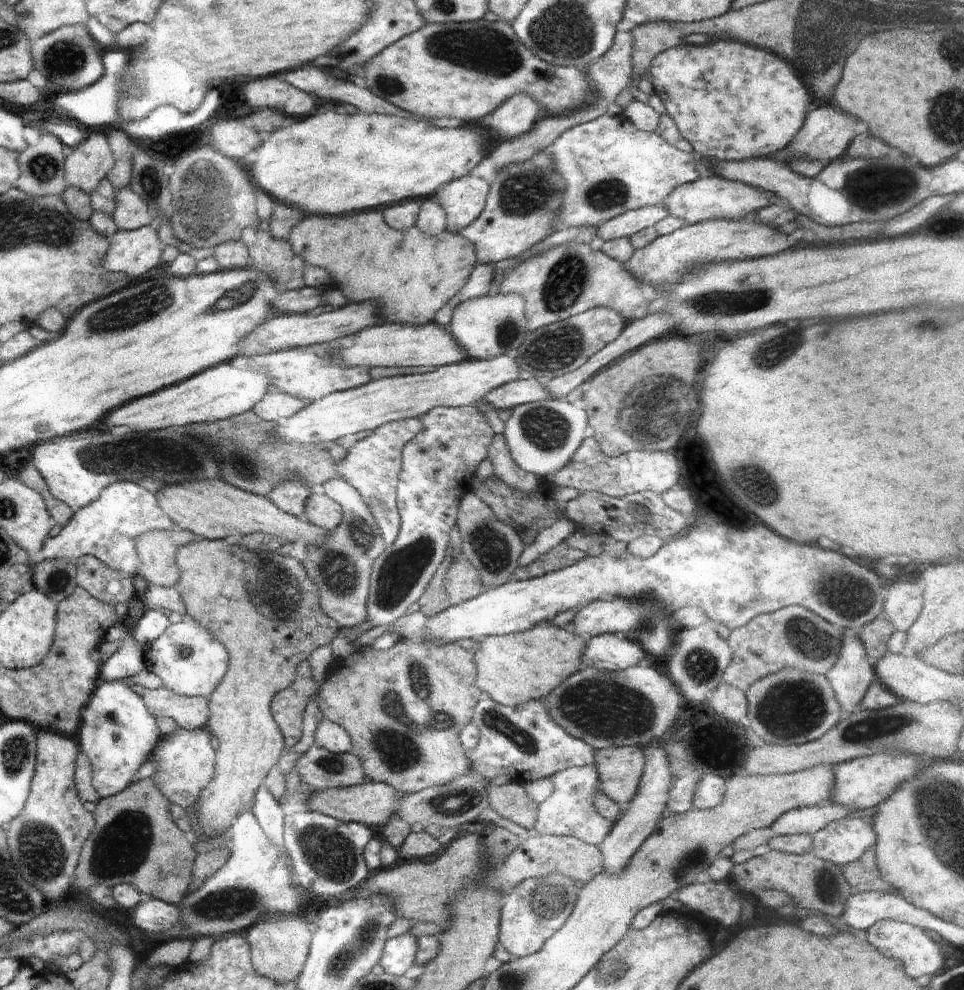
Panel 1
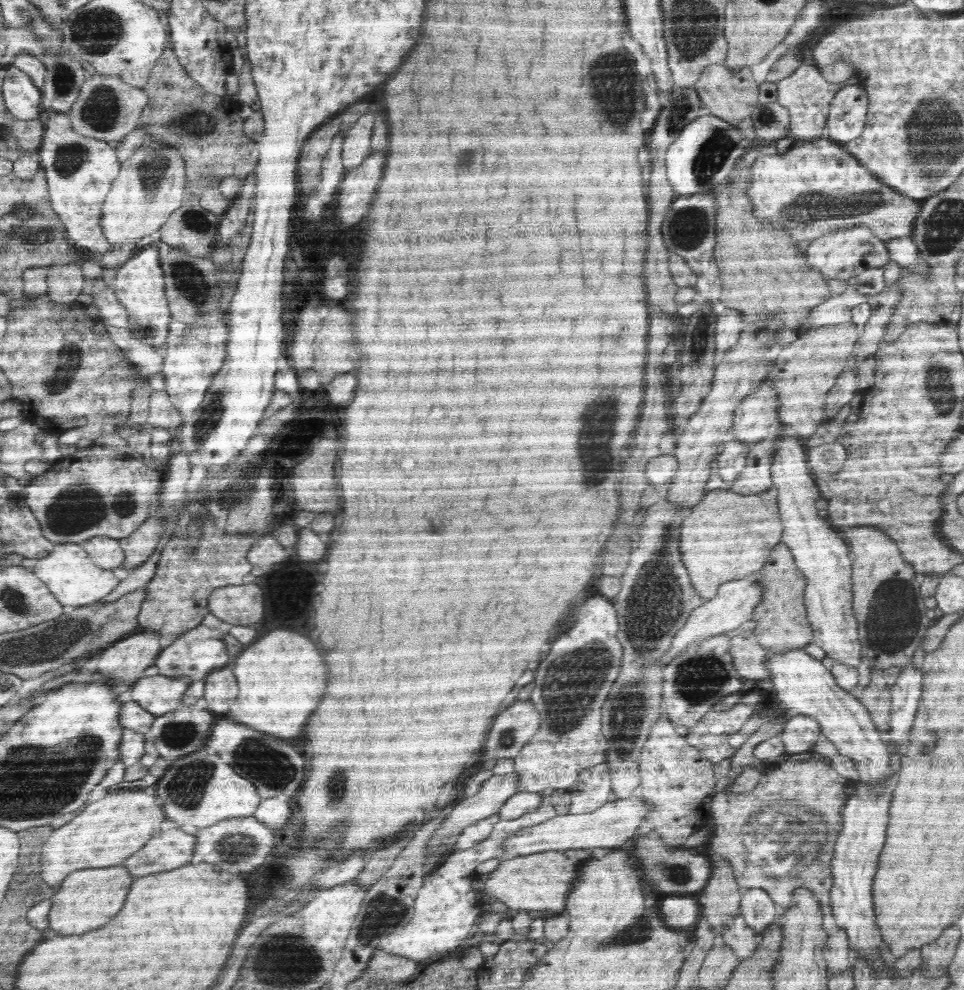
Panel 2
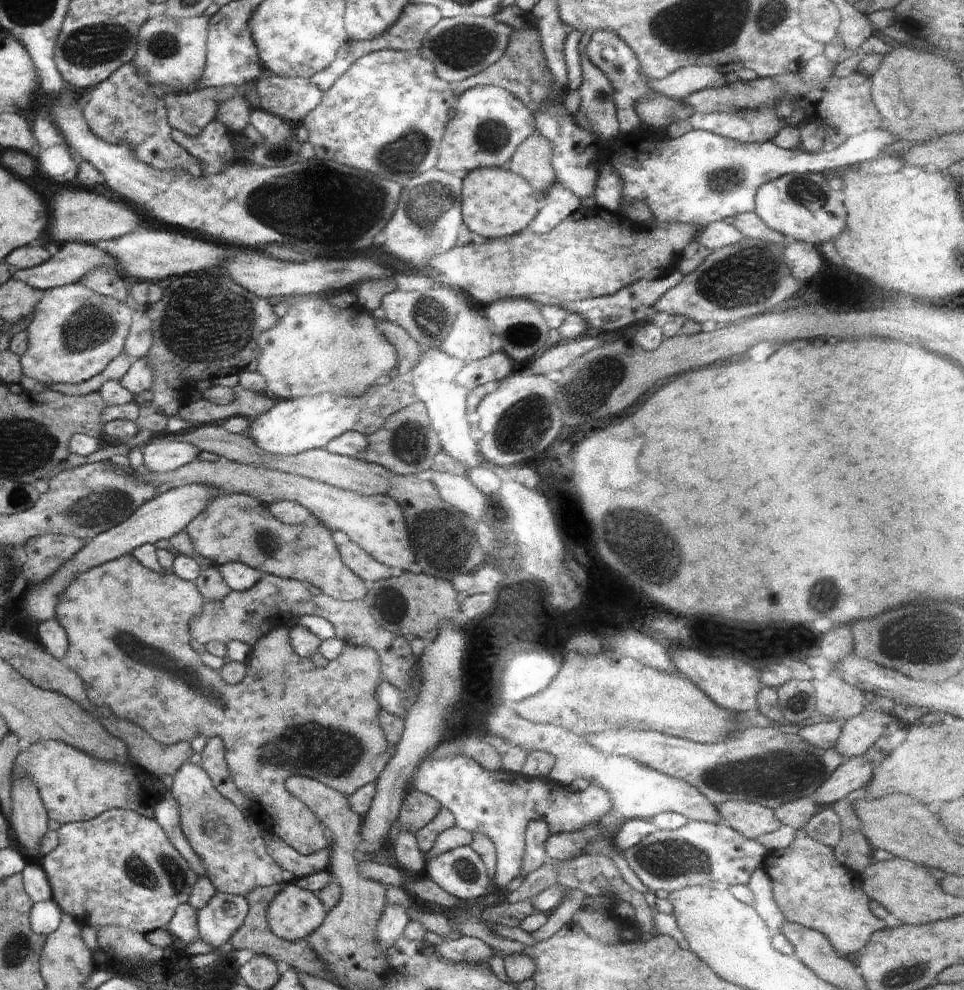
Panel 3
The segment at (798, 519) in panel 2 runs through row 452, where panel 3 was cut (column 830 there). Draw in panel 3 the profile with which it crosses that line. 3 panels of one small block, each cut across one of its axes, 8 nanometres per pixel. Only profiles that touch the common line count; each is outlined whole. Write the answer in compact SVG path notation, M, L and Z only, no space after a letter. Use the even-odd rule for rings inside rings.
M864 756L844 760L840 768L834 770L834 774L826 780L826 784L820 786L820 790L816 792L816 802L830 806L846 798L852 790L864 788L864 784L872 780L875 768L876 766L872 768L872 764Z

